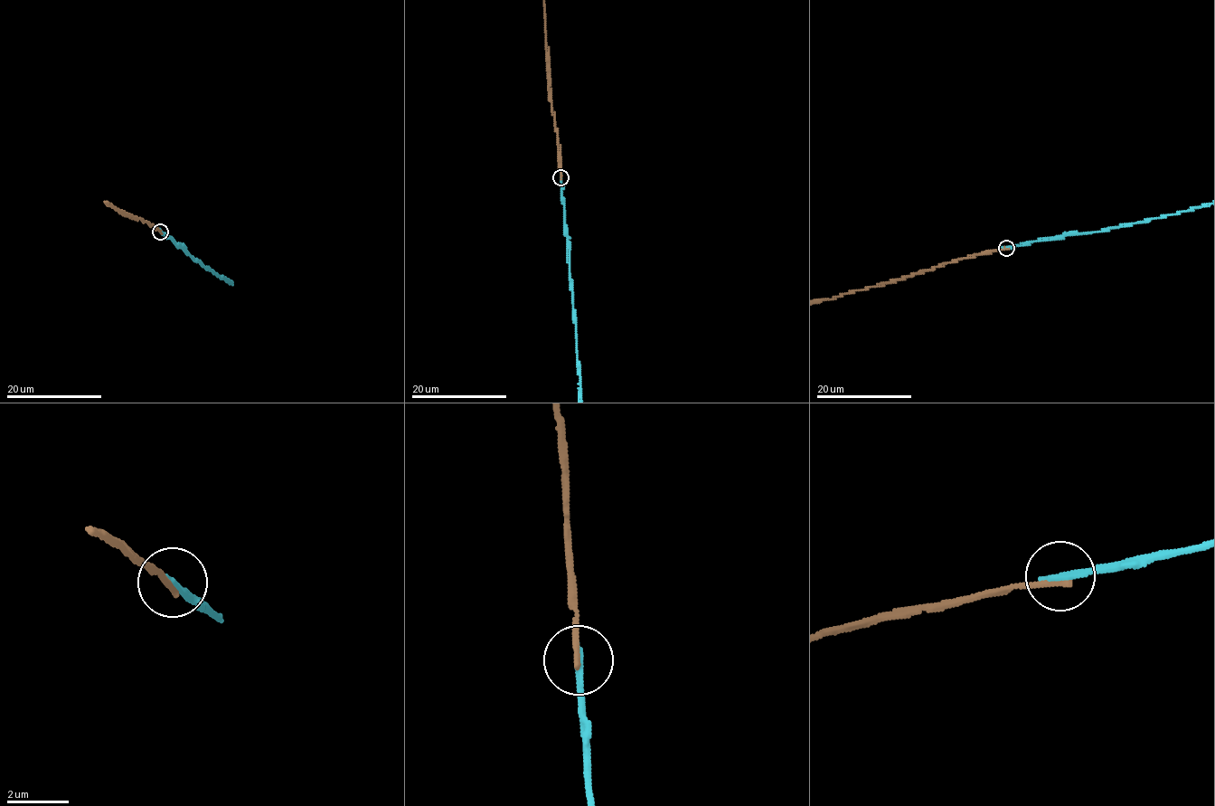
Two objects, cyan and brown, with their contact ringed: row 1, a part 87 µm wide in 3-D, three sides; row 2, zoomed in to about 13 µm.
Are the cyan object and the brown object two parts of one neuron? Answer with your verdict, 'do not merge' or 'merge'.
do not merge

